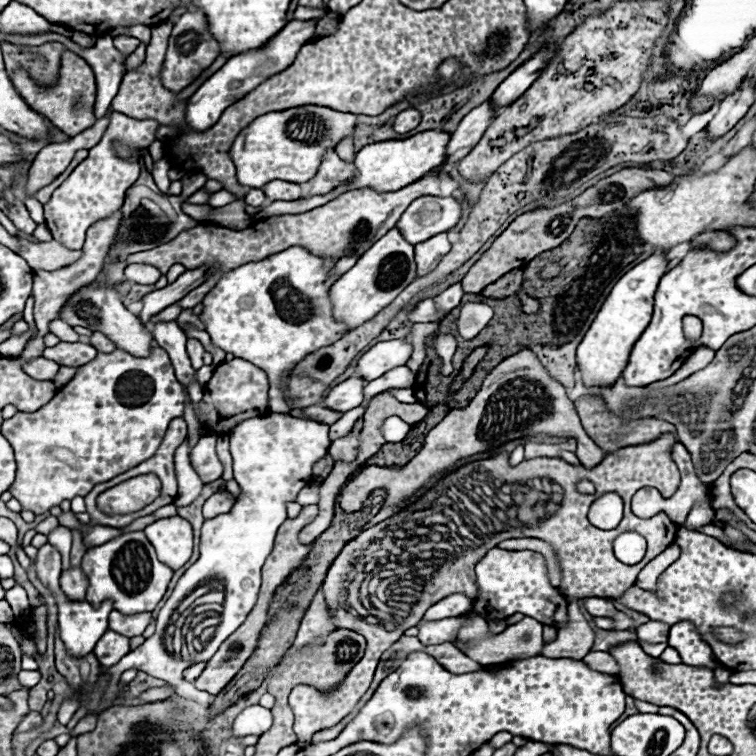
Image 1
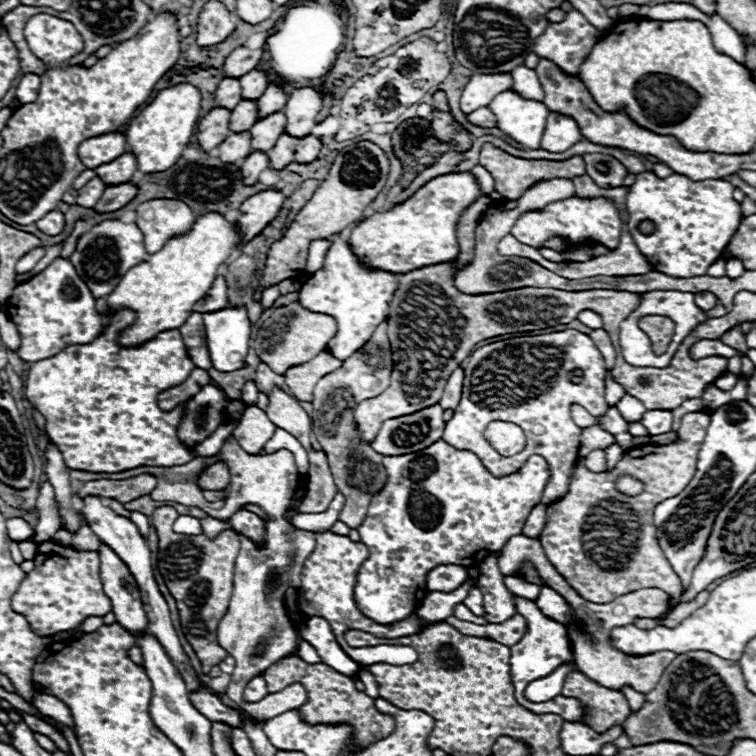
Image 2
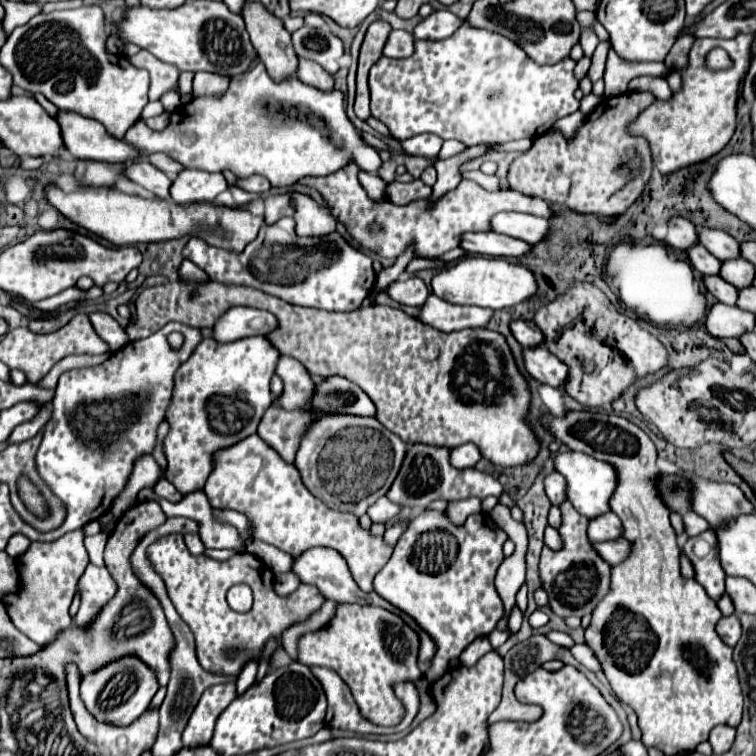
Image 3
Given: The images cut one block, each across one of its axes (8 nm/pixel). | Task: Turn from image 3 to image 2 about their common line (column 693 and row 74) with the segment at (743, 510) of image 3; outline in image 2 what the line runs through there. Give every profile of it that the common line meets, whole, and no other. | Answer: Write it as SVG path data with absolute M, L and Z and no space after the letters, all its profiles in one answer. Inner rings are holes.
M474 74L470 82L464 86L460 96L460 110L470 114L478 108L488 106L494 96L512 88L512 76L488 76L488 74Z

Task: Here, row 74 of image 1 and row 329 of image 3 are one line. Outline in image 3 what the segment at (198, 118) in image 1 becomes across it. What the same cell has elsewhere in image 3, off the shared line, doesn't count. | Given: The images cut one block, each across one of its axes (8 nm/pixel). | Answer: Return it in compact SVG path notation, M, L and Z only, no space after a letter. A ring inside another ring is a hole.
M234 306L216 320L212 338L218 342L234 342L246 336L266 336L276 328L276 324L276 318L266 310Z

